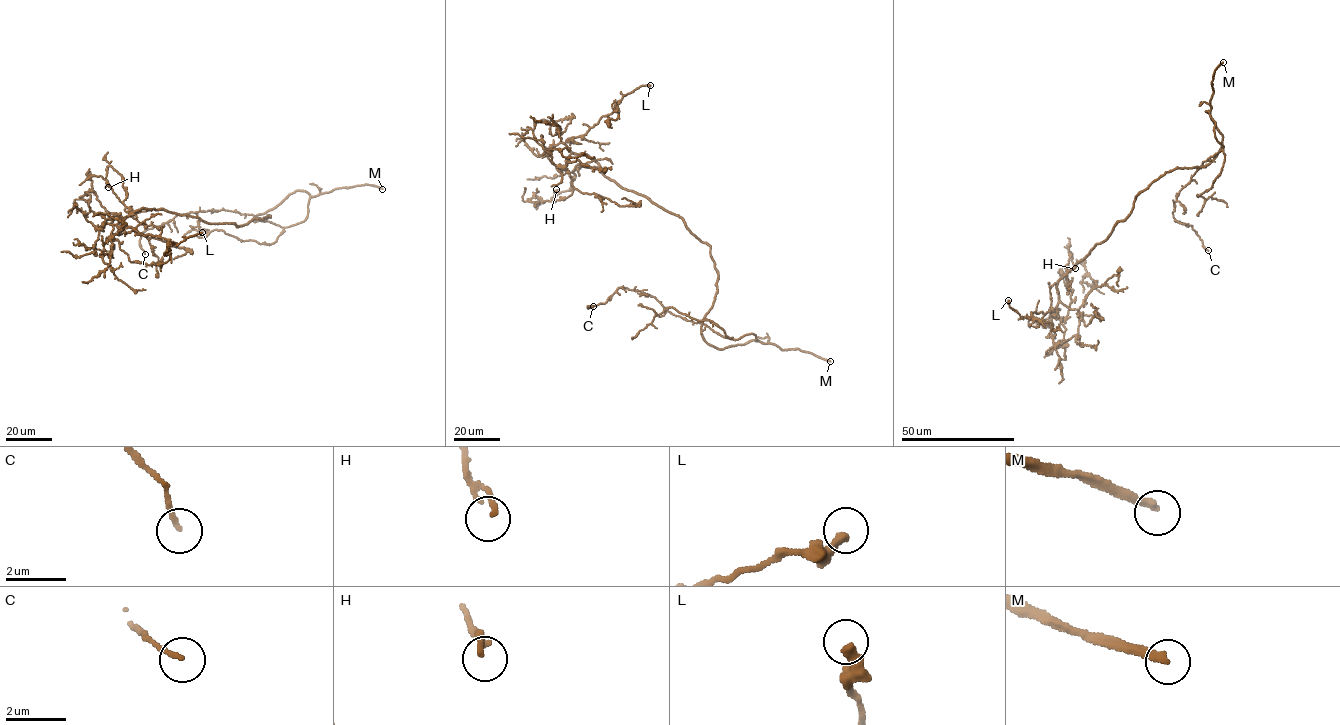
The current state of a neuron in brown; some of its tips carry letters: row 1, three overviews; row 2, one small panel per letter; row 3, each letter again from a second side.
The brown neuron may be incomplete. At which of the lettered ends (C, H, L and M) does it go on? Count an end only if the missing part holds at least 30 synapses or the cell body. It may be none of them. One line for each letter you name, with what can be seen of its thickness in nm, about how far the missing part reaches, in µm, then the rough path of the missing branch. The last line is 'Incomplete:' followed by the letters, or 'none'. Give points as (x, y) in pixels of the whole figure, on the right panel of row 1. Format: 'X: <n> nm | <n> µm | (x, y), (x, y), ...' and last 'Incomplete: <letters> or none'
M: 260 nm | 120 µm | (1223, 62), (1240, 50), (1260, 59), (1267, 58), (1283, 48), (1288, 49), (1297, 32), (1305, 37), (1307, 51)
Incomplete: M

